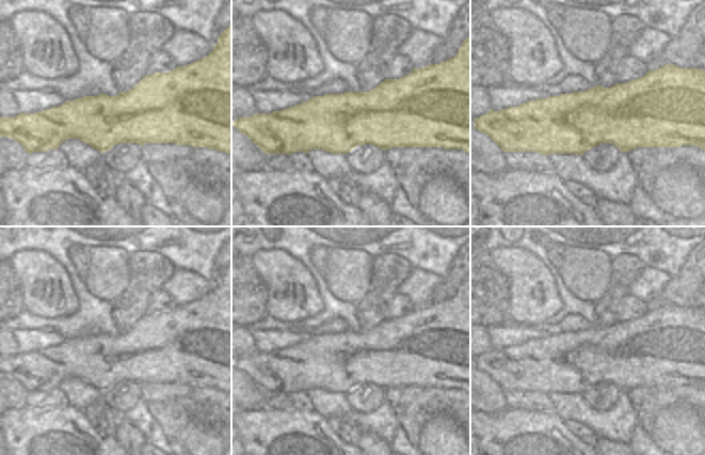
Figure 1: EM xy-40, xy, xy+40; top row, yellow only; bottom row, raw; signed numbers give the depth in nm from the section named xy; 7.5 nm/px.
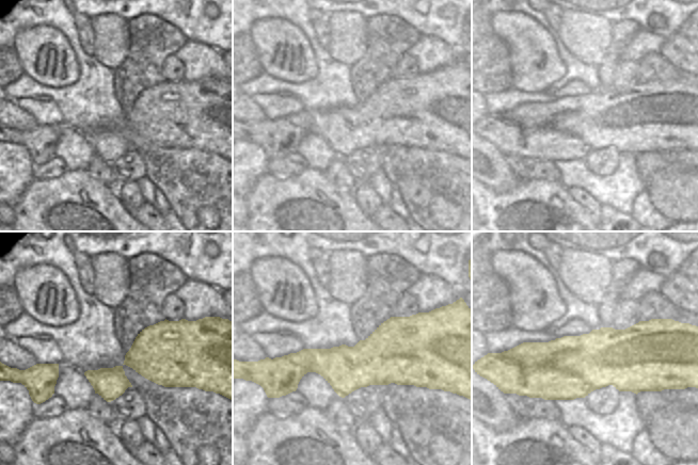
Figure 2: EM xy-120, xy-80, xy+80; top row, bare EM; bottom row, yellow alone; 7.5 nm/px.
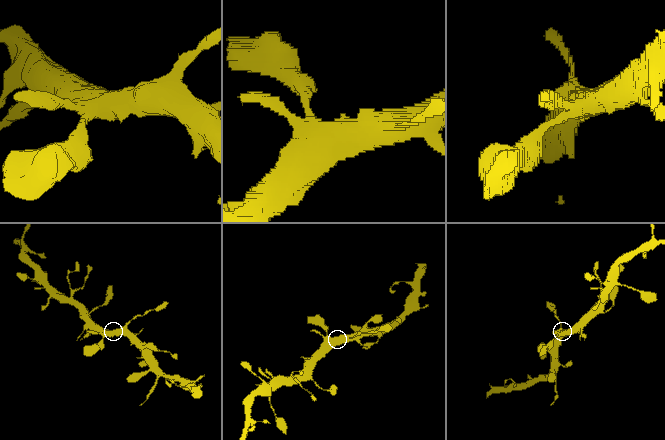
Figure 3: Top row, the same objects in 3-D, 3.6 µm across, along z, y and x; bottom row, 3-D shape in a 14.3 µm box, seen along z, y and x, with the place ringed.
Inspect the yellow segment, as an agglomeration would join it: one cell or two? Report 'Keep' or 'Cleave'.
Keep.

